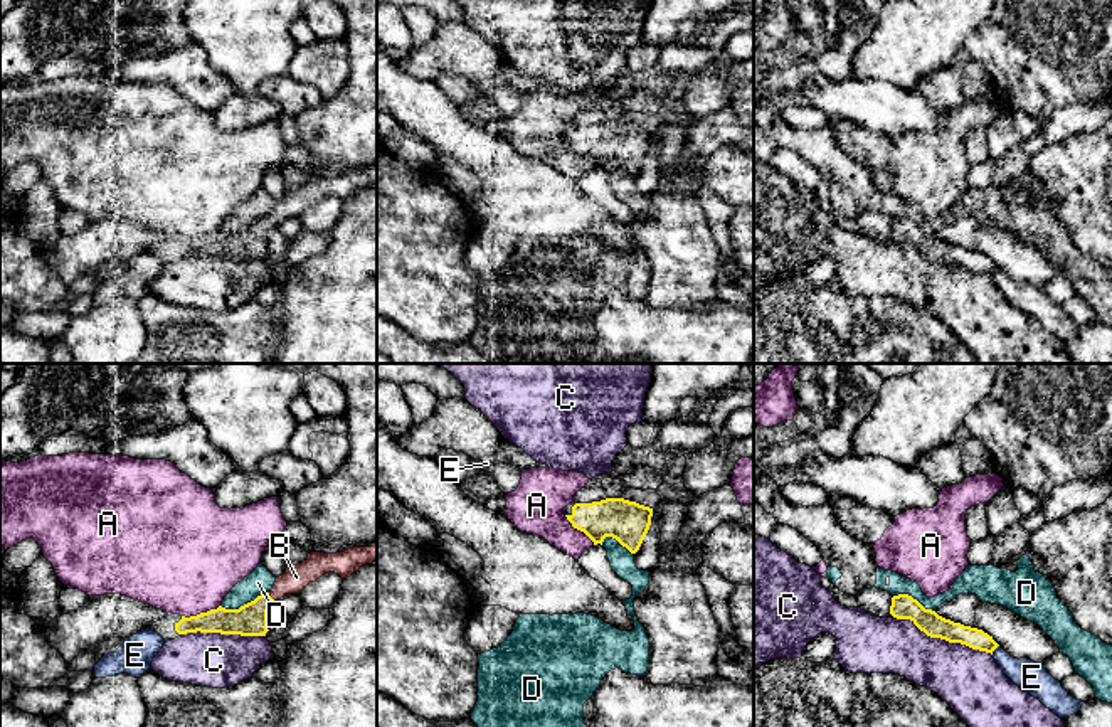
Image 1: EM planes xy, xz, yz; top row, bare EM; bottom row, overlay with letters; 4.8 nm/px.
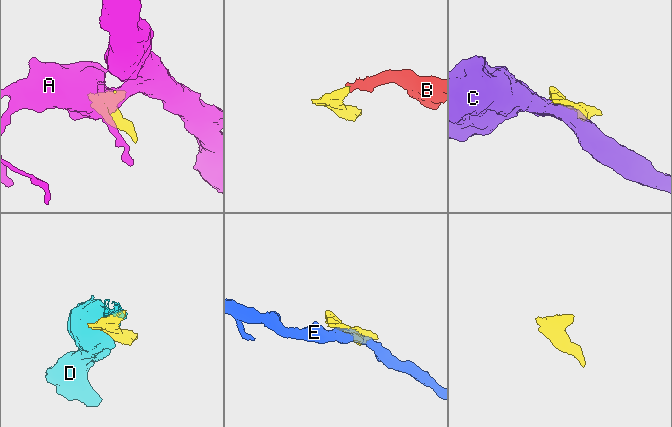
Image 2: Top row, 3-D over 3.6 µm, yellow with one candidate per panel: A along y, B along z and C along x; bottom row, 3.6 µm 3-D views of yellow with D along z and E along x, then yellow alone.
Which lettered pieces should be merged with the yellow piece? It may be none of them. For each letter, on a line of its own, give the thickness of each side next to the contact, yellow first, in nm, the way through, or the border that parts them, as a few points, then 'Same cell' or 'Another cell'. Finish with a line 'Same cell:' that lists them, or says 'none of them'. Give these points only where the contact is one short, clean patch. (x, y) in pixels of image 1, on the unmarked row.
A: Thickness 160 nm (yellow) against 480 nm. Boundary: xy (221, 228), (182, 239). Another cell
B: Thickness 160 nm (yellow) against 120 nm. Path across: xy (251, 243), (271, 221), (296, 201). Same cell
C: Thickness 120 nm (yellow) against 300 nm. Another cell
D: Thickness 160 nm (yellow) against 120 nm. Boundary: xy (268, 214), (238, 231), (221, 229). Another cell
E: Thickness 100 nm (yellow) against 150 nm. Boundary: yz (998, 268), (991, 276). Another cell
Same cell: B

